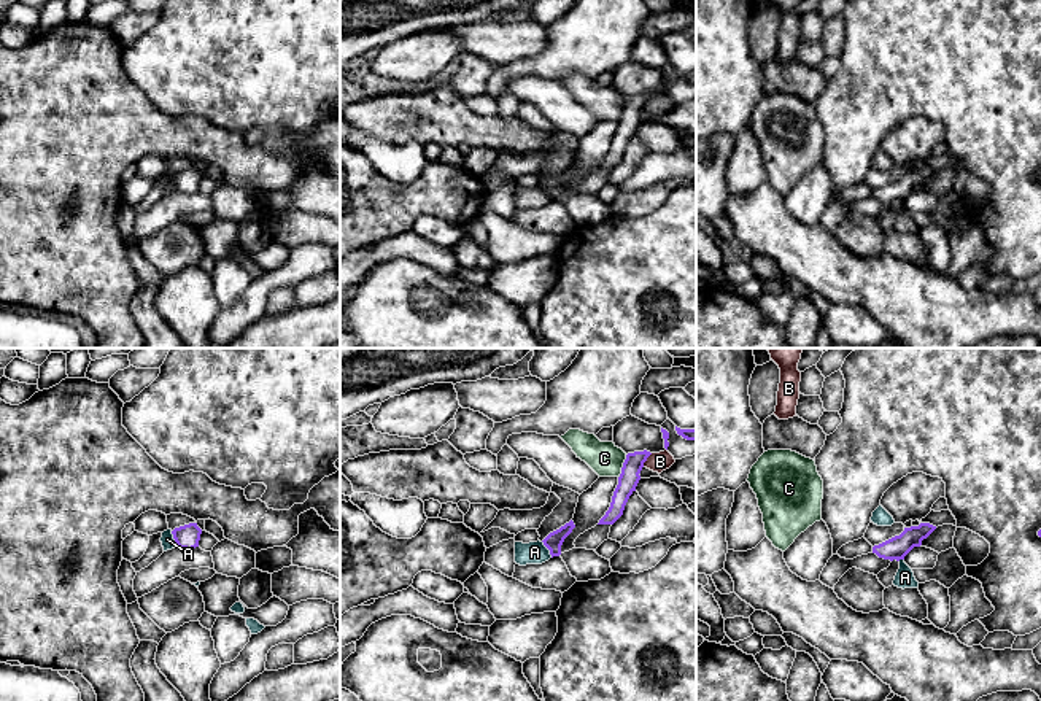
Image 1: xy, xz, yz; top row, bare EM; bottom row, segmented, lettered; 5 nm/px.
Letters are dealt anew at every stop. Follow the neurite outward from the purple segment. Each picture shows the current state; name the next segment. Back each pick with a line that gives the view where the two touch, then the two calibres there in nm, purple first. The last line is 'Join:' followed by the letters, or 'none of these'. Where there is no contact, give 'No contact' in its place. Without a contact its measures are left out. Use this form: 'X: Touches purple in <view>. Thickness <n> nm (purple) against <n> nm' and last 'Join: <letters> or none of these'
Join: none of these

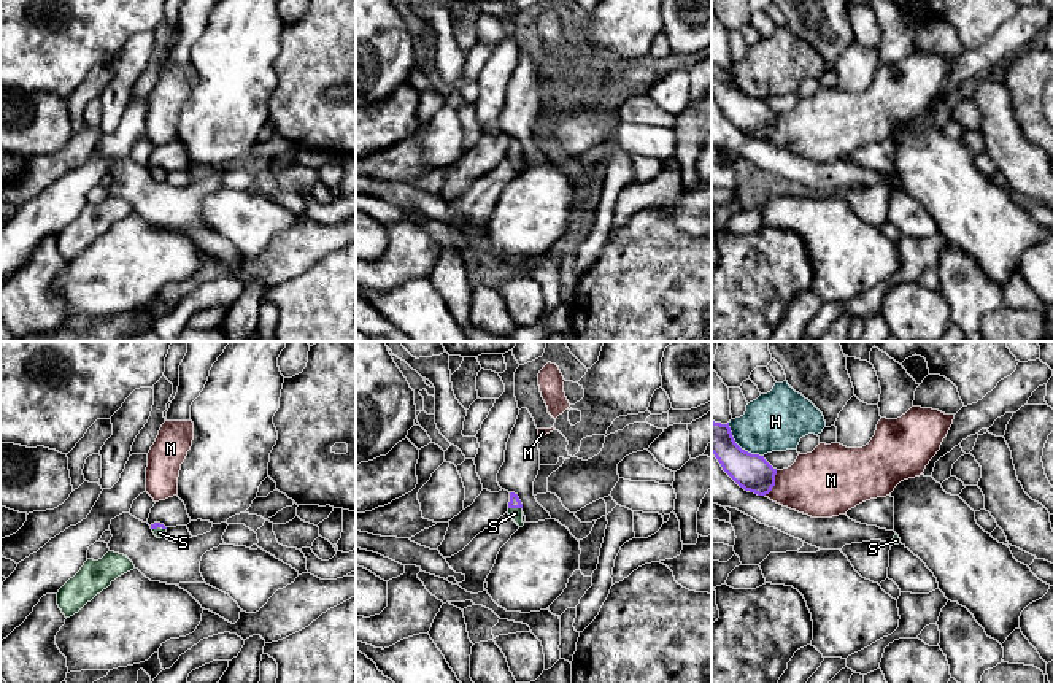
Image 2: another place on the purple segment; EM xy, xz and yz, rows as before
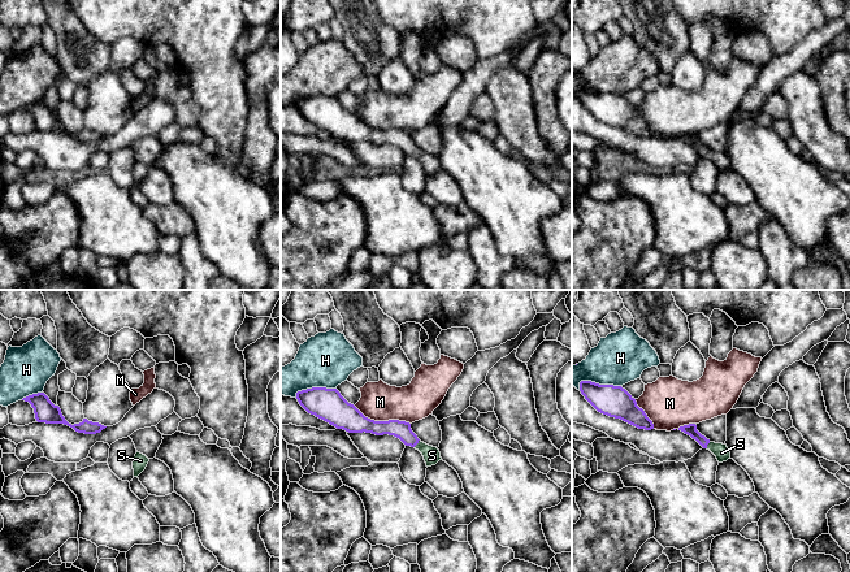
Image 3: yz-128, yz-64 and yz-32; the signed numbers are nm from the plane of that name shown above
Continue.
S: Touches purple in xz. Thickness 60 nm (purple) against 60 nm
Join: S

